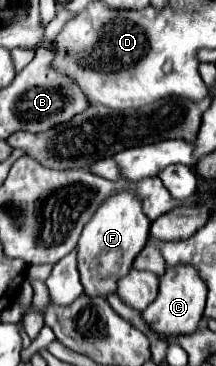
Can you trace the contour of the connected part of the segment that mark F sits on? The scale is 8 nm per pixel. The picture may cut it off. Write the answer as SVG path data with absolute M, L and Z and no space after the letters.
M119 190L99 204L93 218L85 224L77 244L79 274L85 294L105 298L107 294L115 292L117 280L131 270L133 258L145 246L149 238L149 226L151 220L143 212L143 202L131 190Z

